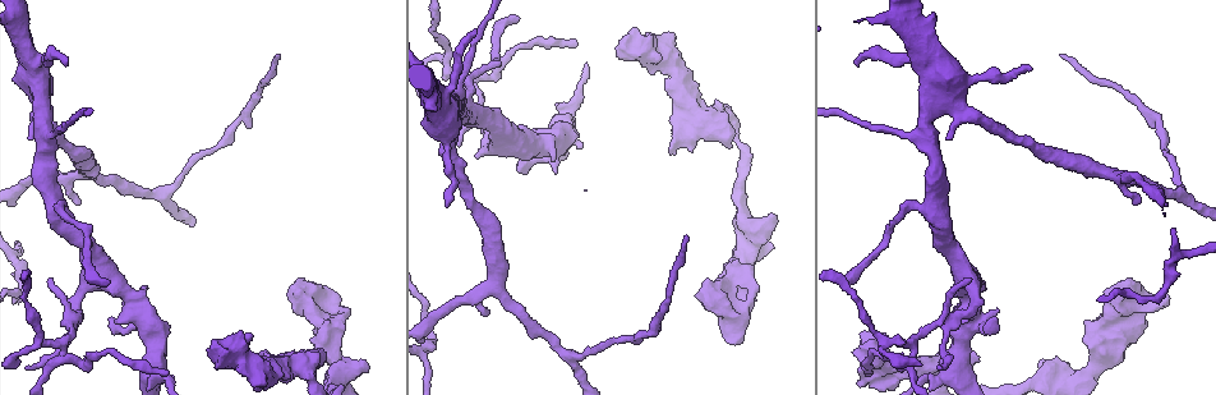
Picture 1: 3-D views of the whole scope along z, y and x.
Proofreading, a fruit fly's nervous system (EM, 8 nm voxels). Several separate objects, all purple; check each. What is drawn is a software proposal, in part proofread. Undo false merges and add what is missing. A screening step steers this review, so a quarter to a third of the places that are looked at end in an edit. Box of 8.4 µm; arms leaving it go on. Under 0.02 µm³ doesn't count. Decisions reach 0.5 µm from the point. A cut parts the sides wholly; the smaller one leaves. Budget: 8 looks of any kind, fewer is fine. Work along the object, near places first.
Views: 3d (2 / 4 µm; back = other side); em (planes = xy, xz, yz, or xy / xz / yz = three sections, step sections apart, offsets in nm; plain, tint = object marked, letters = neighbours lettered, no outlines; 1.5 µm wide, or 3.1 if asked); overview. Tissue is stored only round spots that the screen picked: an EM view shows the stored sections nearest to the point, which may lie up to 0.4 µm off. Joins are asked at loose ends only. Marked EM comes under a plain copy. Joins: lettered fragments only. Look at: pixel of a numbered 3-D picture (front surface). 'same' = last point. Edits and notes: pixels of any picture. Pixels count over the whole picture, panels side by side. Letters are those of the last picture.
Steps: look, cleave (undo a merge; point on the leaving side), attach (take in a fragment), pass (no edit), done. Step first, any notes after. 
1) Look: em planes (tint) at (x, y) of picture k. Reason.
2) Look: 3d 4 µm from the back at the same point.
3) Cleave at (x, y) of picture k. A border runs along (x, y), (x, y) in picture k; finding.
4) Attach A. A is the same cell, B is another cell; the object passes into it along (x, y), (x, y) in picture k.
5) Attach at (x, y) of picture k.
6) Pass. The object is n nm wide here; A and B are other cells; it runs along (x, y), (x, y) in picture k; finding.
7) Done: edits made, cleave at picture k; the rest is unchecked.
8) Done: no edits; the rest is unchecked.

Look: em planes (letters) at (730, 344) of picture 1. Free end.

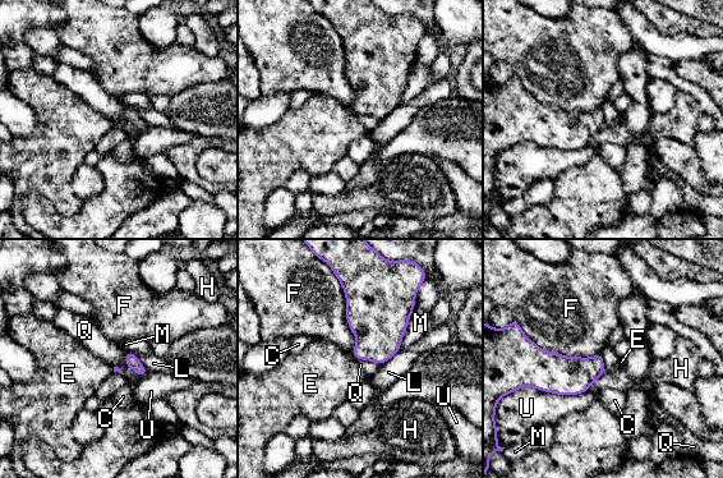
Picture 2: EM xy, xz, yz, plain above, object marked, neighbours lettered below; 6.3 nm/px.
Pass. C, E, F, H, L, M, Q and U are other cells; a border runs along (124, 352), (124, 363), (139, 377) in picture 2; no lettered fragment goes on from it.

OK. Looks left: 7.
Look: 3d 2 µm from the back at (25, 351) of picture 1. Abrupt turn.

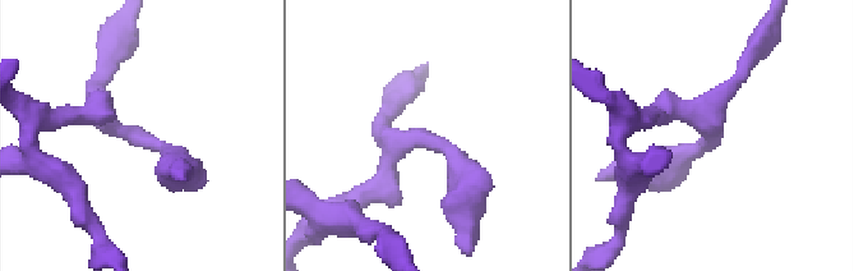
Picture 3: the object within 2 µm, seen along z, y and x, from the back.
Look: em planes (tint) at (138, 142) of picture 3.

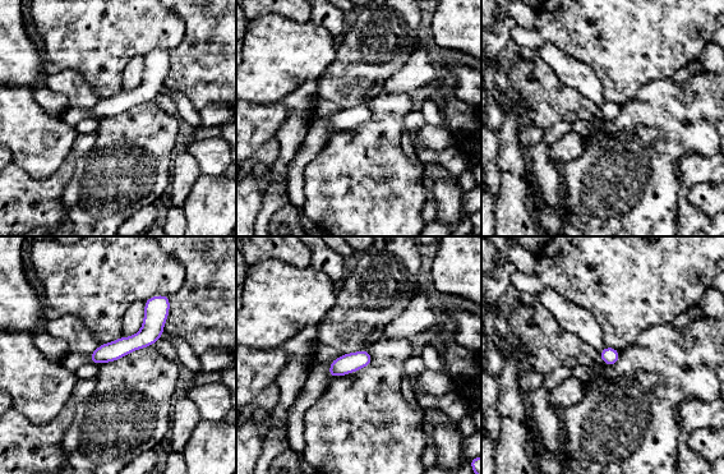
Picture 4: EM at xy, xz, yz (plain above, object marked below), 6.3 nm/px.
Look: em planes (letters) at the same point. What lies round it.

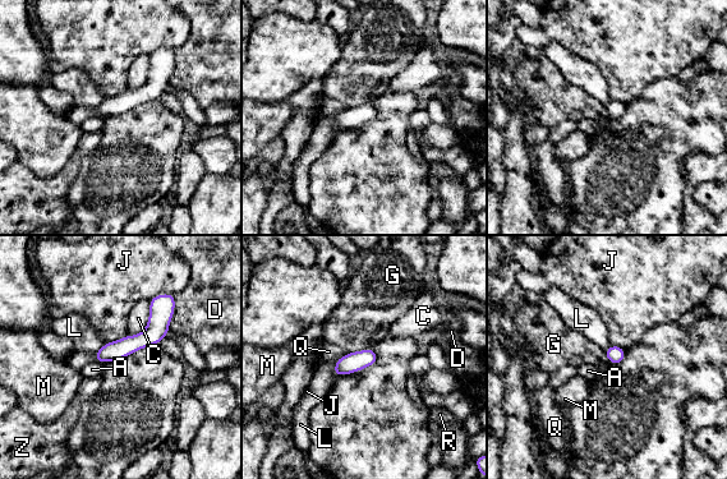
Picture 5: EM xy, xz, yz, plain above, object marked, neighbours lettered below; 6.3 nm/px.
Pass. A, C, D, G, J, L, M, Q, R and Z are other cells; a border runs along (372, 348), (348, 353) in picture 5; continuous, no second cell.

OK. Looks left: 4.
Look: 3d 2 µm at (937, 209) of picture 1. Three arms meet.

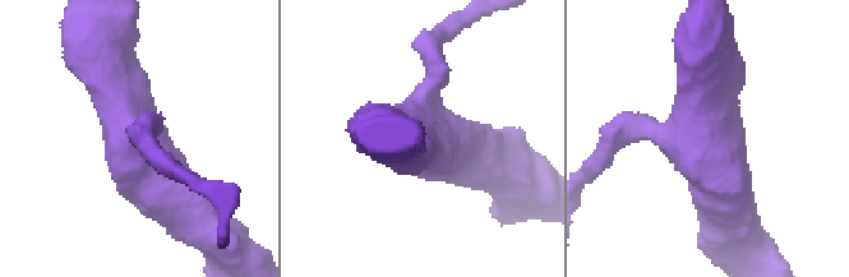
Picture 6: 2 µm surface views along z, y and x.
Look: em planes (letters) at (705, 135) of picture 6. 3 arms meet here; the arms are 160, 360, 380 nm wide.

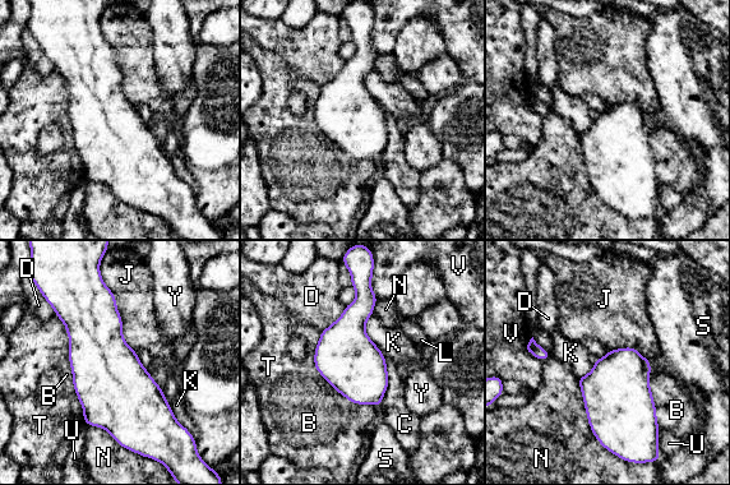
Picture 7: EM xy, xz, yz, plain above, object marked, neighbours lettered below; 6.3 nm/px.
Pass. The object is 380 nm wide here; B, C, D, J, K, L, N, S, T, U, V and Y are other cells; a border runs along (100, 275), (135, 351) in picture 7; all the same cell.

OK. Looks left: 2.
Done: no edits; the rest is unchecked.

